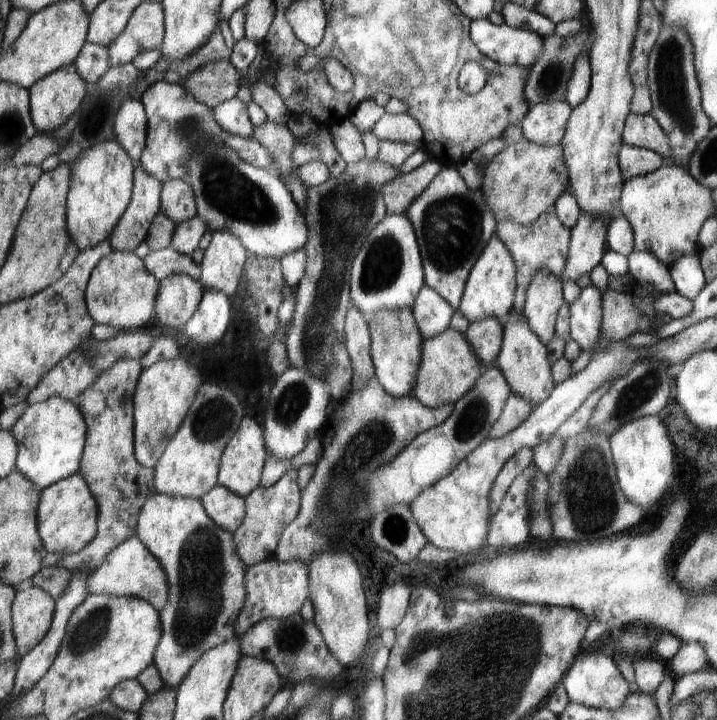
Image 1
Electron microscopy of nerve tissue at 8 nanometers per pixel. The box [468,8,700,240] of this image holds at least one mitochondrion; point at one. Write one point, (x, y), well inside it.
(669, 81)

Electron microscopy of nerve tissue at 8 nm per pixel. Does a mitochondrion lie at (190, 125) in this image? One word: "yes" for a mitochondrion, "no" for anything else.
yes

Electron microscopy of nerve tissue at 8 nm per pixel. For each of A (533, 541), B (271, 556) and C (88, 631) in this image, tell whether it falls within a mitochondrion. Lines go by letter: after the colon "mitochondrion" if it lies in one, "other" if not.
A: other
B: other
C: mitochondrion

